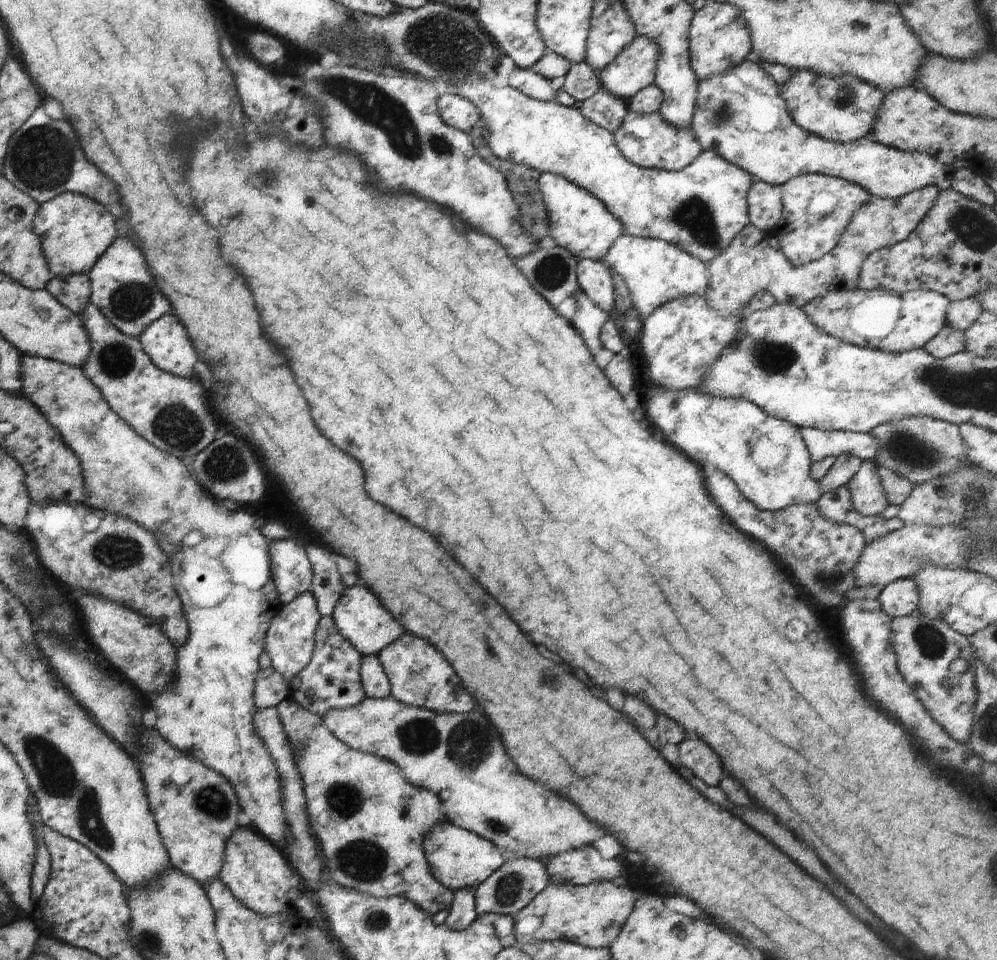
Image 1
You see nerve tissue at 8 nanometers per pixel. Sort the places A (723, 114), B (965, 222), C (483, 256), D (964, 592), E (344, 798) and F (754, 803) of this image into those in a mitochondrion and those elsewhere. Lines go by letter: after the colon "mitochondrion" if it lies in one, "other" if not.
A: mitochondrion
B: mitochondrion
C: other
D: other
E: mitochondrion
F: other

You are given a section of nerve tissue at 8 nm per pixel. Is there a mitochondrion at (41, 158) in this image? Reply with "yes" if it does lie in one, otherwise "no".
yes

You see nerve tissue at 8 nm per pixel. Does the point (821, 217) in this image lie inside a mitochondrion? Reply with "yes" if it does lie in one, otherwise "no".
yes

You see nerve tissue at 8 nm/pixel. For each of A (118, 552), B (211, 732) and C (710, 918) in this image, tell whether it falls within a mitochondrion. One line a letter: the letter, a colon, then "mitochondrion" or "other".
A: mitochondrion
B: other
C: other

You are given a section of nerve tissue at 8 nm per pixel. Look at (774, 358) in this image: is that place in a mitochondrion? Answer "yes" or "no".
yes

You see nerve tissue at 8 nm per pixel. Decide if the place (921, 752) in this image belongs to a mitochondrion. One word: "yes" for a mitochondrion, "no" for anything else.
no

